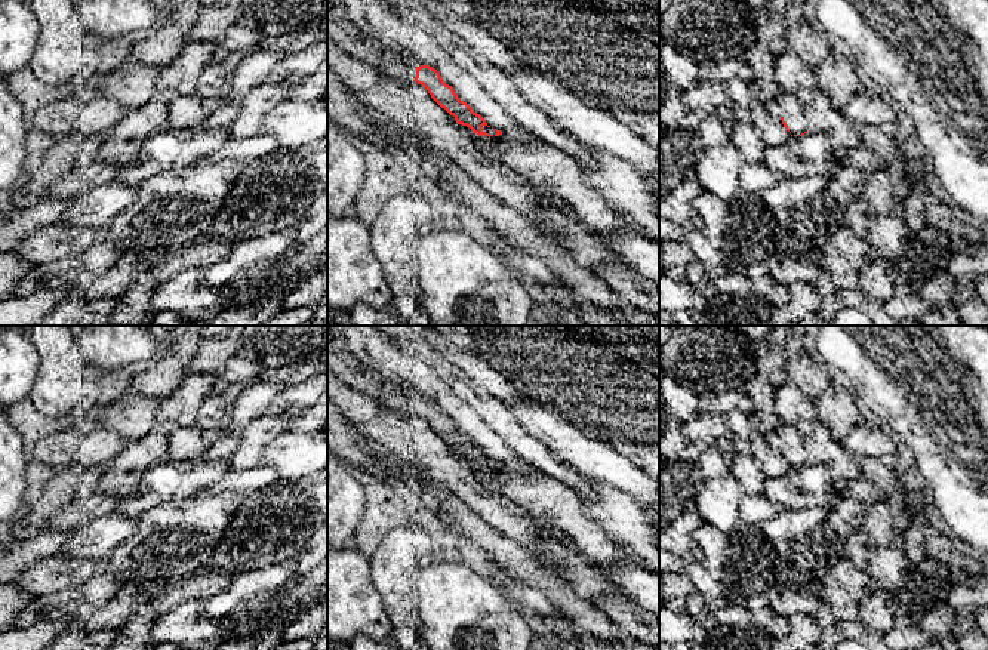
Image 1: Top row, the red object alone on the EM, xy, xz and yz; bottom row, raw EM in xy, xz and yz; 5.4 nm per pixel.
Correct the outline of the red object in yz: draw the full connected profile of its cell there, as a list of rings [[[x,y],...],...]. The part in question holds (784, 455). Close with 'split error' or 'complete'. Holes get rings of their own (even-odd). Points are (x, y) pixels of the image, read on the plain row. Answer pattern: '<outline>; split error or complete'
[[[782,423],[770,434],[770,437],[792,469],[798,469],[807,465],[804,435],[797,428]]]; split error

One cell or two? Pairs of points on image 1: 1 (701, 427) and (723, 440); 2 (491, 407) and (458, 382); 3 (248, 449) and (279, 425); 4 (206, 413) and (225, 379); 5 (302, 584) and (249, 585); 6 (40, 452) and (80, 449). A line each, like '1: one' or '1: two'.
1: one
2: one
3: one
4: one
5: one
6: one

